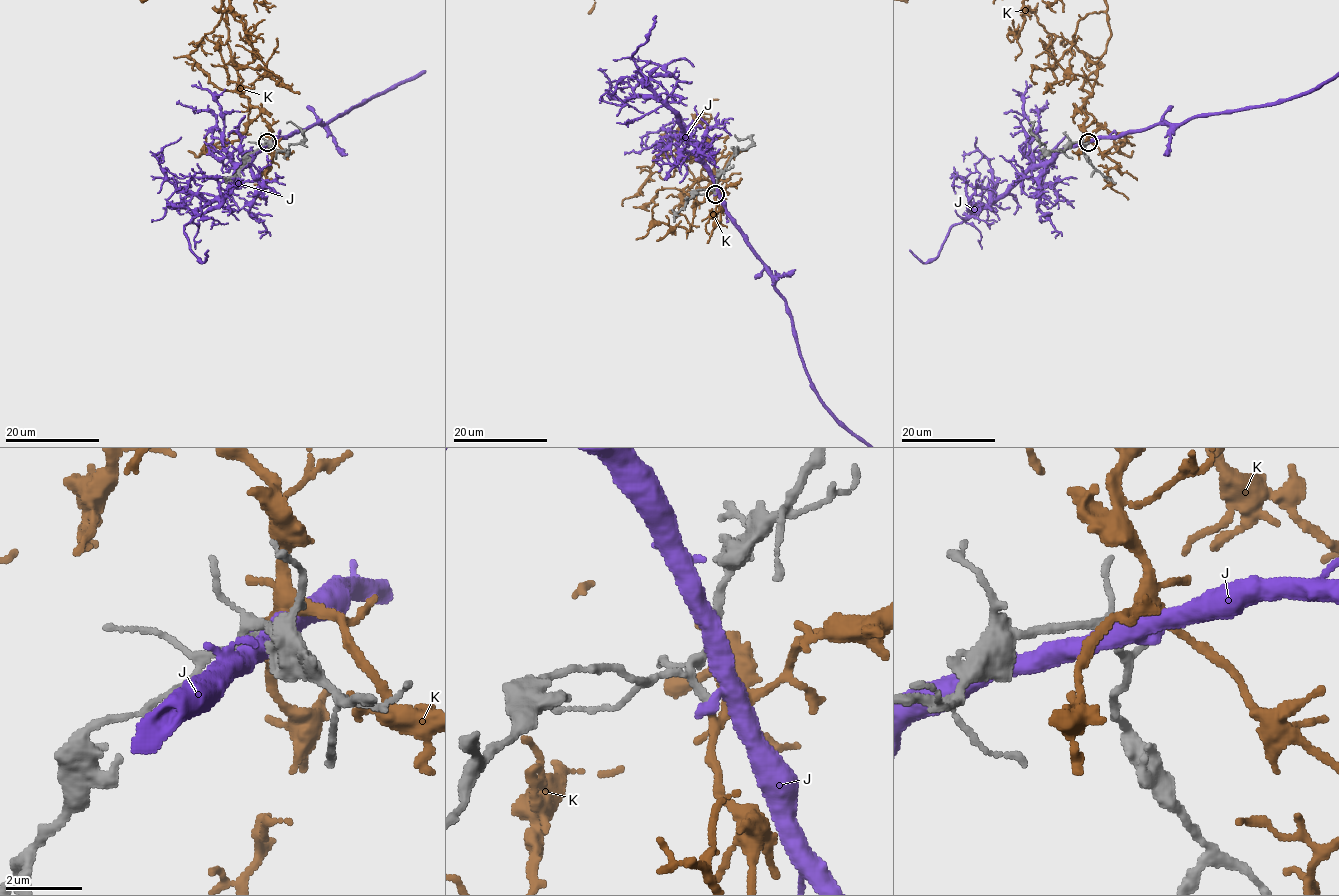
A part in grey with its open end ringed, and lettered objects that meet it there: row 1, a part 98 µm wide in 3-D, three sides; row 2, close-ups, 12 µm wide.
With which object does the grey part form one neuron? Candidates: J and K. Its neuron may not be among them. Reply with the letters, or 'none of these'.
K

